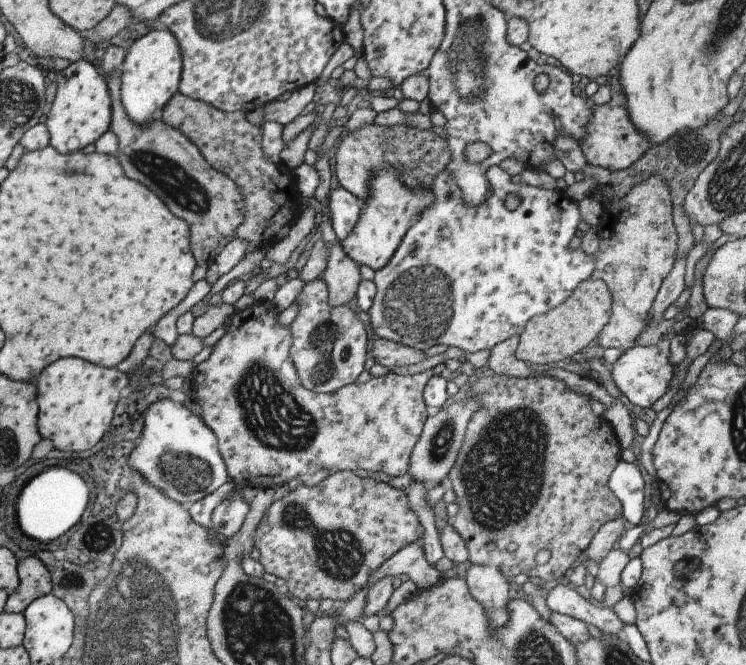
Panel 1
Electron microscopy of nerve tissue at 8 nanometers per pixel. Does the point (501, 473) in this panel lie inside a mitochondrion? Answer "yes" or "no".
yes

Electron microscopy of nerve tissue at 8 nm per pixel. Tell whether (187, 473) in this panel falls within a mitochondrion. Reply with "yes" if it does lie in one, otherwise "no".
yes

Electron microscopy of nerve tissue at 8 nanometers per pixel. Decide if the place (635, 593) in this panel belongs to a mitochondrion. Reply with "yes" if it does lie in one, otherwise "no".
no

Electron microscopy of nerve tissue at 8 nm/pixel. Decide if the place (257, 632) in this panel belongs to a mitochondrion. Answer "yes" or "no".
yes

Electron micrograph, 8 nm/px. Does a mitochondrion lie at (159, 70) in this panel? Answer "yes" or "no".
no

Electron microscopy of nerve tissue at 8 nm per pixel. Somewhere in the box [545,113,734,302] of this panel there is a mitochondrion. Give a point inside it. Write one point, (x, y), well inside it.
(693, 149)

